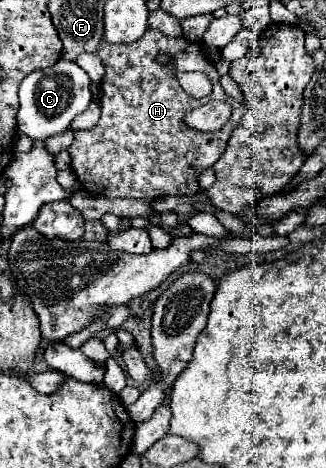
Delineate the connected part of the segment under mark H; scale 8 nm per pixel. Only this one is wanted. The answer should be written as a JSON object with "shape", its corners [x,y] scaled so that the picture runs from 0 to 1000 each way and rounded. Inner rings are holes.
{"shape":[[[451,62],[445,75],[408,92],[328,96],[316,88],[298,118],[310,122],[310,135],[322,143],[322,160],[310,169],[310,212],[304,212],[310,250],[285,276],[224,280],[230,297],[224,297],[218,314],[206,318],[218,331],[218,361],[230,365],[255,404],[285,412],[285,417],[402,421],[402,425],[439,425],[451,434],[463,434],[469,425],[488,425],[488,421],[512,421],[512,417],[598,417],[598,412],[610,412],[610,395],[604,395],[610,370],[623,370],[635,357],[653,357],[660,344],[672,344],[672,335],[684,331],[684,323],[696,314],[709,280],[733,267],[739,250],[758,241],[745,220],[702,212],[690,203],[690,194],[678,190],[672,156],[666,156],[660,139],[641,130],[635,100],[623,96],[623,88],[580,88],[567,79],[512,79],[494,66]],[[488,109],[518,113],[531,122],[531,139],[494,143],[475,130]],[[561,152],[629,156],[653,182],[647,203],[635,203],[623,212],[598,212],[580,199],[567,199],[537,165],[537,156],[561,156]],[[660,212],[696,216],[715,229],[715,246],[678,280],[610,284],[610,280],[586,280],[574,267],[561,267],[561,246],[574,237],[617,229],[617,224],[660,216]]]}

